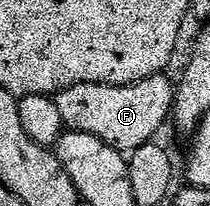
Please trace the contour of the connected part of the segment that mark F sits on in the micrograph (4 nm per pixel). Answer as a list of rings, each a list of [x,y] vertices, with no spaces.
[[[166,75],[149,77],[134,85],[76,83],[59,89],[54,102],[60,107],[60,119],[64,119],[69,132],[96,135],[96,139],[114,149],[133,151],[151,144],[162,124],[171,120],[175,88],[175,82],[169,81]]]

